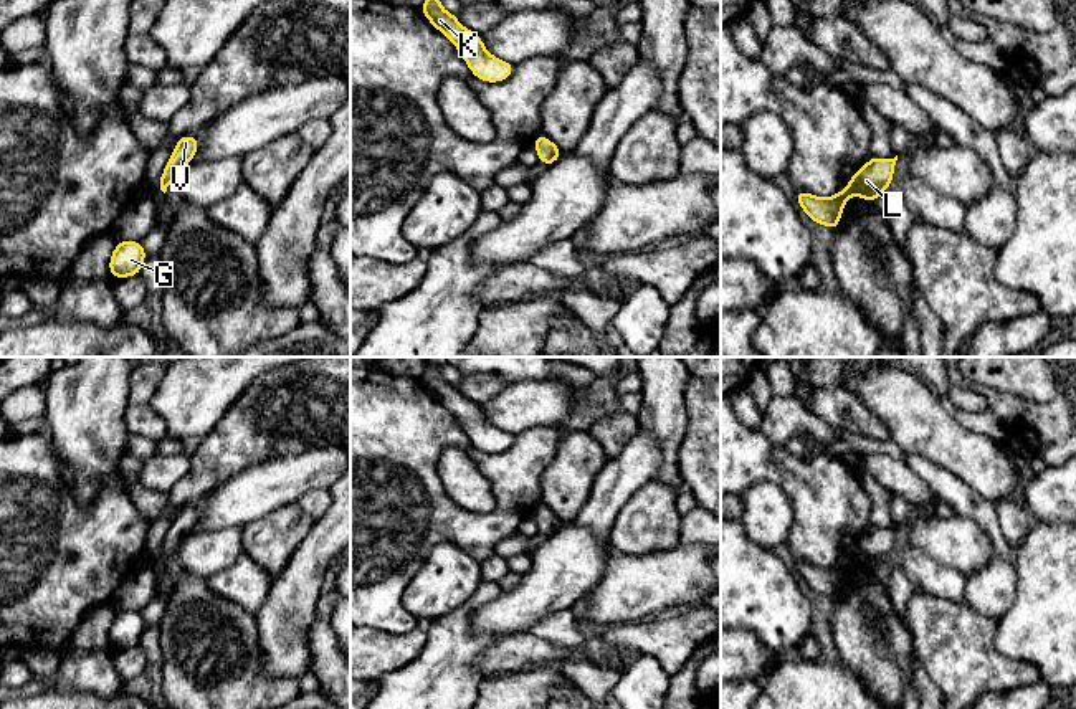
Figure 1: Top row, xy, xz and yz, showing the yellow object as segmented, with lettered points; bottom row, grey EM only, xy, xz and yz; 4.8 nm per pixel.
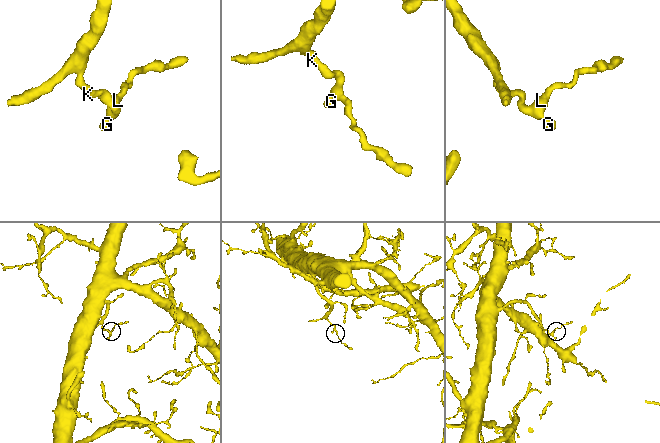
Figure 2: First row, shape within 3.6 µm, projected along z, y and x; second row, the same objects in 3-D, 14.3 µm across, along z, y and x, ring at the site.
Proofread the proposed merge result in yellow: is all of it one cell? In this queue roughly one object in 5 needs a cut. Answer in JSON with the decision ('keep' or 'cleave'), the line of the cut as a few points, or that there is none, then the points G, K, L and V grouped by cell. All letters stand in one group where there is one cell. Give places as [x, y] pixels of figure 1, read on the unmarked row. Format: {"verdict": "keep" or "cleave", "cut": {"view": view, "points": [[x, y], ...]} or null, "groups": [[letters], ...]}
{"verdict": "keep", "cut": null, "groups": [["G", "K", "L", "V"]]}

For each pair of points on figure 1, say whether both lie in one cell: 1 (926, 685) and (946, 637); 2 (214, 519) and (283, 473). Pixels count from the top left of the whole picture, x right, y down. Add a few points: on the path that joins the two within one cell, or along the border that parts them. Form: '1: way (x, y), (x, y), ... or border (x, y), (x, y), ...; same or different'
1: border (919, 663), (941, 691); different
2: way (230, 504), (266, 486); same

